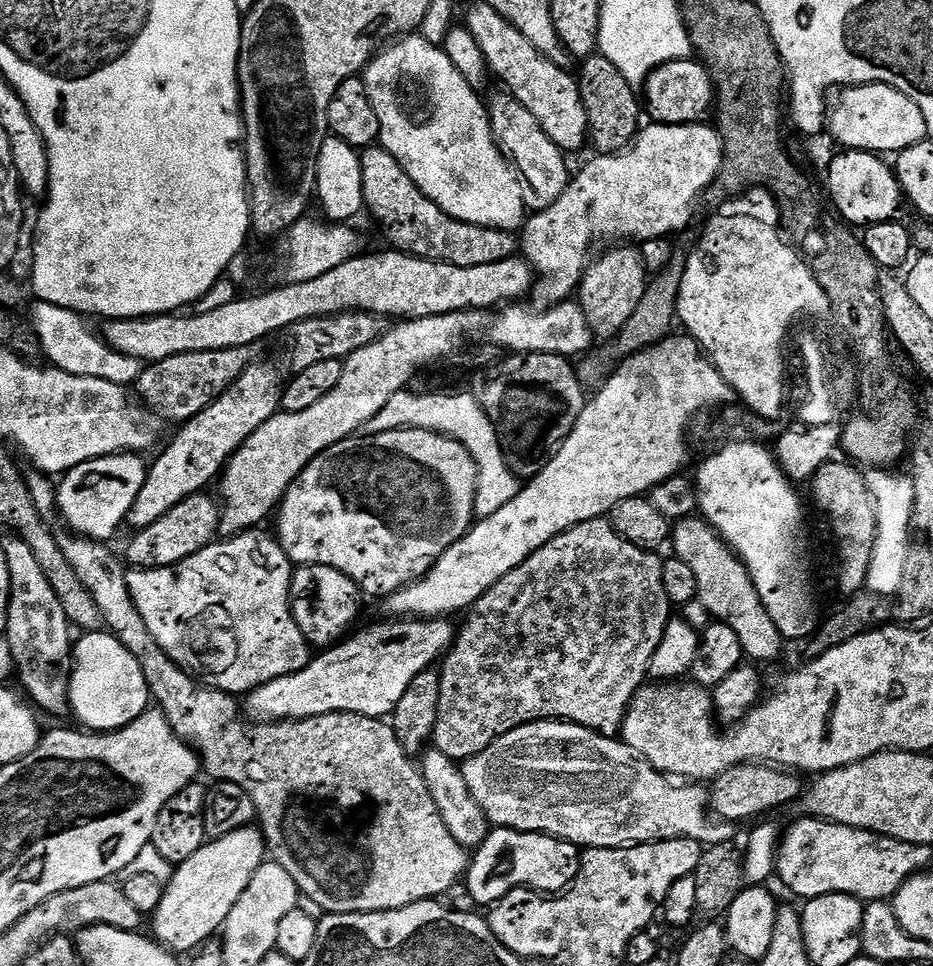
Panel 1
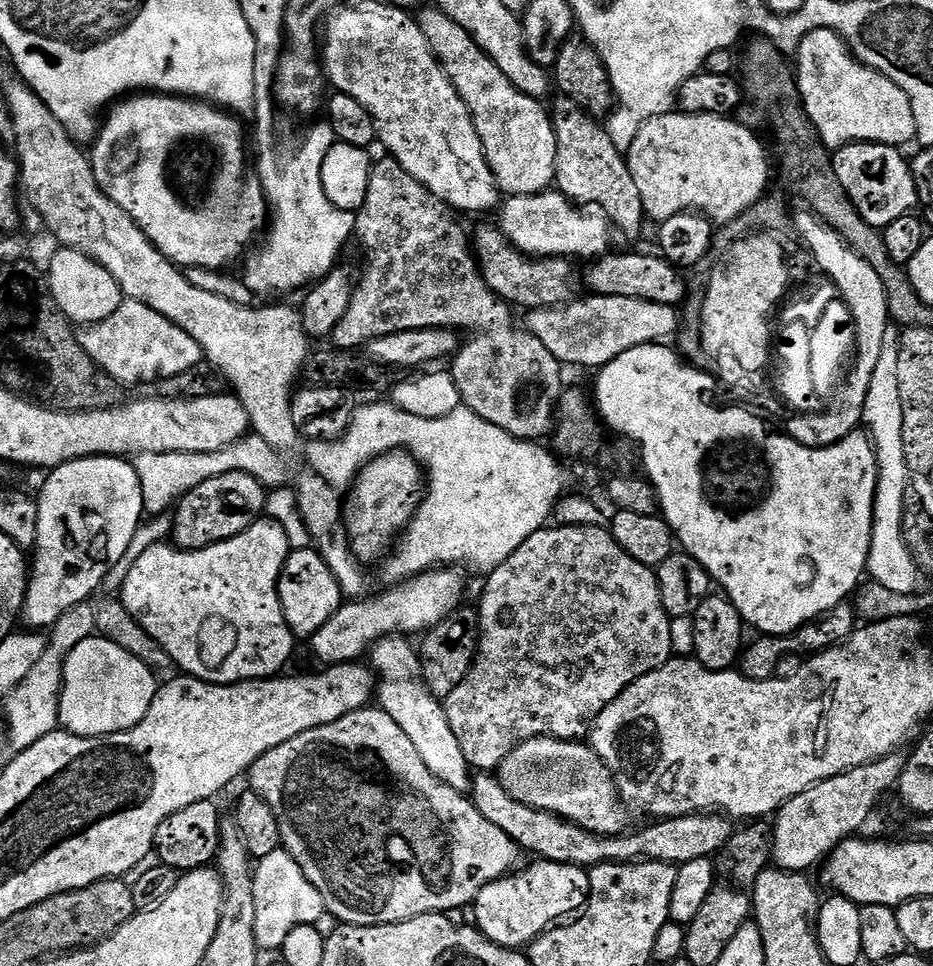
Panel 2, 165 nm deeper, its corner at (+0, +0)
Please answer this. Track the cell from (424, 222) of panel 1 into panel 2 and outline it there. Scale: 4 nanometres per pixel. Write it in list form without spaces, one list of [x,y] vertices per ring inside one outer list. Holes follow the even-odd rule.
[[[499,227],[480,228],[474,232],[474,255],[488,288],[517,309],[558,308],[571,304],[581,295],[582,278],[571,259],[525,256],[504,237]]]

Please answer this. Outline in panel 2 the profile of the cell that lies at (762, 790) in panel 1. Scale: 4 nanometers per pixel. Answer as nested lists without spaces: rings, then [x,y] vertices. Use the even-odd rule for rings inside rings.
[[[480,774],[473,779],[470,789],[470,799],[474,807],[498,830],[505,832],[525,853],[533,852],[533,857],[559,864],[573,864],[585,870],[591,870],[599,864],[635,864],[639,860],[657,860],[663,864],[675,864],[677,866],[686,862],[694,862],[698,858],[712,858],[719,854],[726,846],[734,833],[734,824],[731,819],[720,814],[697,814],[694,816],[670,816],[648,822],[641,832],[629,830],[618,836],[598,836],[585,828],[579,828],[569,820],[554,815],[553,812],[543,812],[537,808],[526,806],[522,802],[514,802],[510,794],[500,785],[499,779],[492,774]]]

